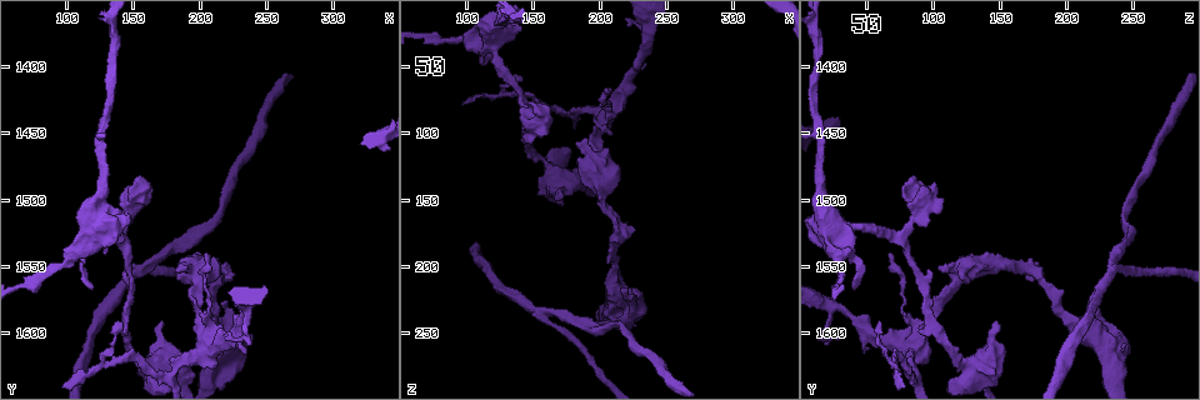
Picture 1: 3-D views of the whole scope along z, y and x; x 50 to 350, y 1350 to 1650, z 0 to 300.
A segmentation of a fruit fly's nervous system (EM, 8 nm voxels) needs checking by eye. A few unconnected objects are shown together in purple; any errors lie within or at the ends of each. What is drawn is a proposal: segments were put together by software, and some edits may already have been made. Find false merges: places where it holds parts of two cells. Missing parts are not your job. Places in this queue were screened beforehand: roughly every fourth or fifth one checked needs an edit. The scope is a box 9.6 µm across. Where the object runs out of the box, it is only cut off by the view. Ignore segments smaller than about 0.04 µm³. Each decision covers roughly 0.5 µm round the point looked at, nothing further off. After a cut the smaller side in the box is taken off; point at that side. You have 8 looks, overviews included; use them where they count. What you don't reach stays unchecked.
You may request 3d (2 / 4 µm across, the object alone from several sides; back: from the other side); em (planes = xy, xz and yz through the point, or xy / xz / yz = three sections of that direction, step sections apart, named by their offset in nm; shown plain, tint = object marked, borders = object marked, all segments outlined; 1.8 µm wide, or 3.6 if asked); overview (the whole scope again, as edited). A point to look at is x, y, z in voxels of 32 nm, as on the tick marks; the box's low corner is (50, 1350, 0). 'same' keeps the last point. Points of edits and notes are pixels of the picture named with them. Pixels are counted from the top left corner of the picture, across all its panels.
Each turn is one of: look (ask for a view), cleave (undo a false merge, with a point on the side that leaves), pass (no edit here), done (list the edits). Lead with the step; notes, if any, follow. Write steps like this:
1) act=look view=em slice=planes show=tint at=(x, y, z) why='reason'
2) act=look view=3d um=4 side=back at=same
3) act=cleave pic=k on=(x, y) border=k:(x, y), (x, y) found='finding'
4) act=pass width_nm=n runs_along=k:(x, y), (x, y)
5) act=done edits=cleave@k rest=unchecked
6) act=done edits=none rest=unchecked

act=look view=em slice=xz step=8 show=tint at=(200, 1554, 126) why='arms part here'

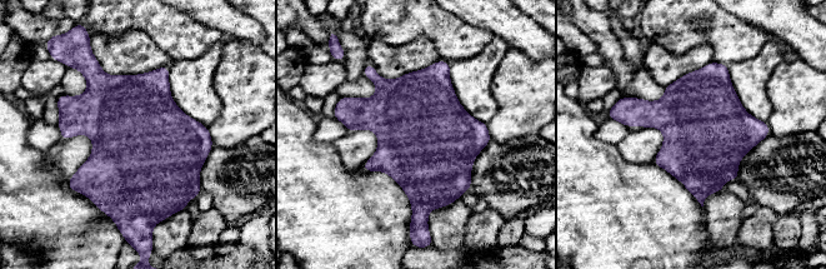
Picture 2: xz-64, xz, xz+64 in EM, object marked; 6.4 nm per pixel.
act=pass width_nm=550 found='continuous, no second cell'

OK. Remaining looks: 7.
act=look view=3d um=2 at=(200, 1612, 88) why='three-way junction'

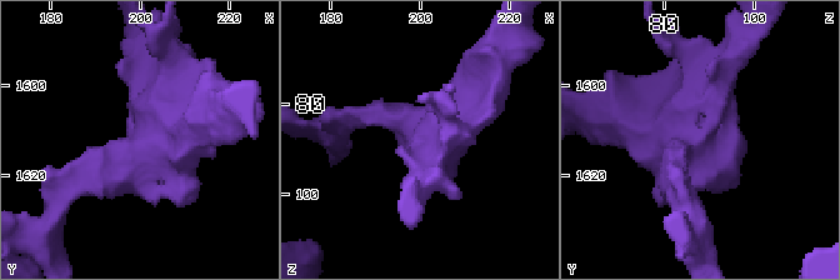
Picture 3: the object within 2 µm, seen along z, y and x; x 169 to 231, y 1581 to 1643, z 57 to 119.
act=look view=em slice=planes show=tint at=(202, 1610, 87) why='now the EM'

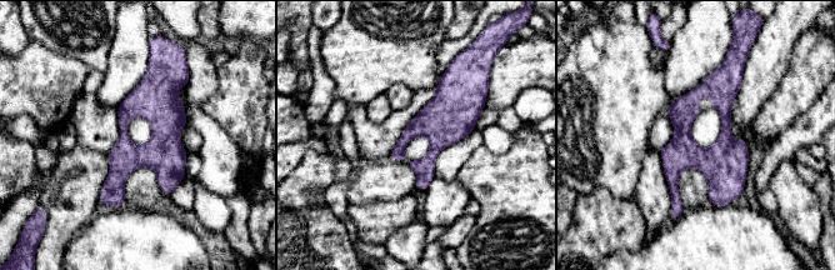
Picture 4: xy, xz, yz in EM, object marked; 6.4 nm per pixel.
act=pass width_nm=200 found='one cell here'

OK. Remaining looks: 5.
act=look view=em slice=planes show=plain at=(160, 1554, 238) why='arms part here'

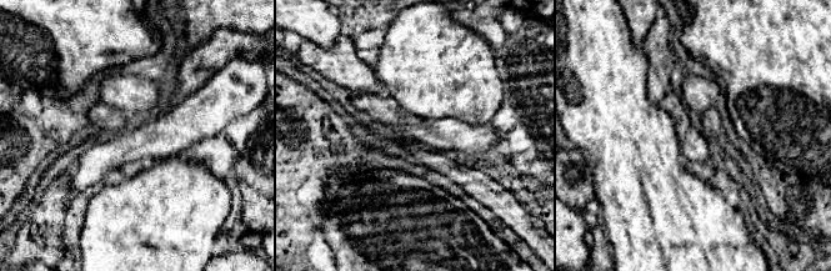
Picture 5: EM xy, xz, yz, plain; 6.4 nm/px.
act=look view=em slice=planes show=tint at=same why='with the object marked'

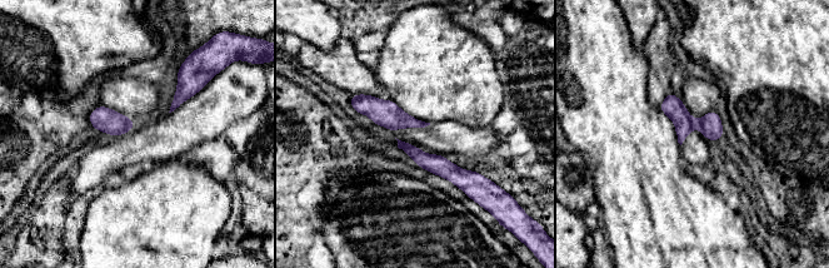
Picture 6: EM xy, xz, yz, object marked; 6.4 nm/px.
act=cleave pic=6 on=(710, 125) border=6:(694, 120), (695, 125) found='two cells meet here'

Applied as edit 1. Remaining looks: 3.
act=done edits=cleave@6 rest=unchecked

